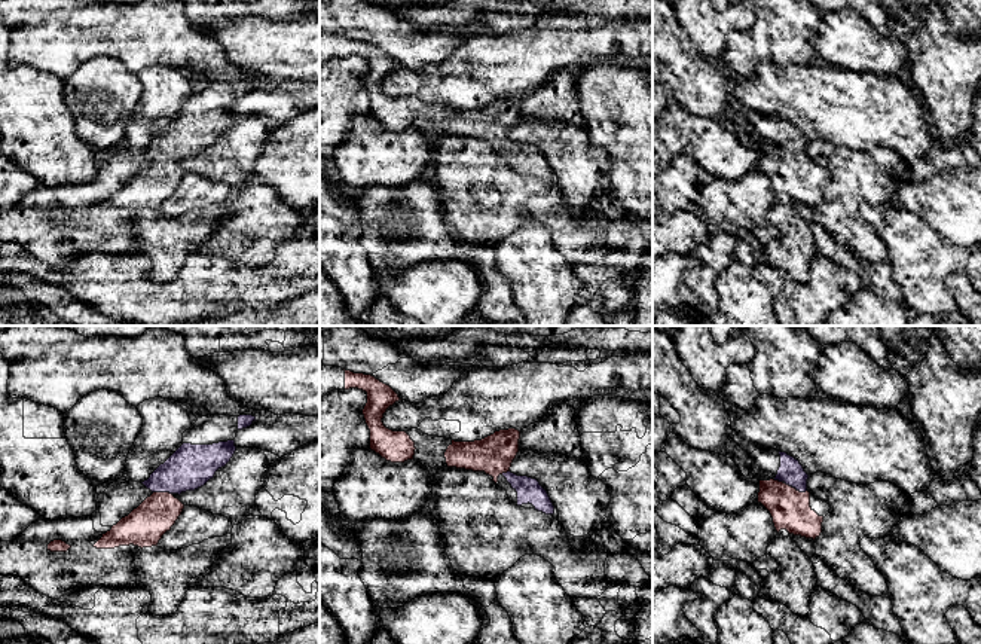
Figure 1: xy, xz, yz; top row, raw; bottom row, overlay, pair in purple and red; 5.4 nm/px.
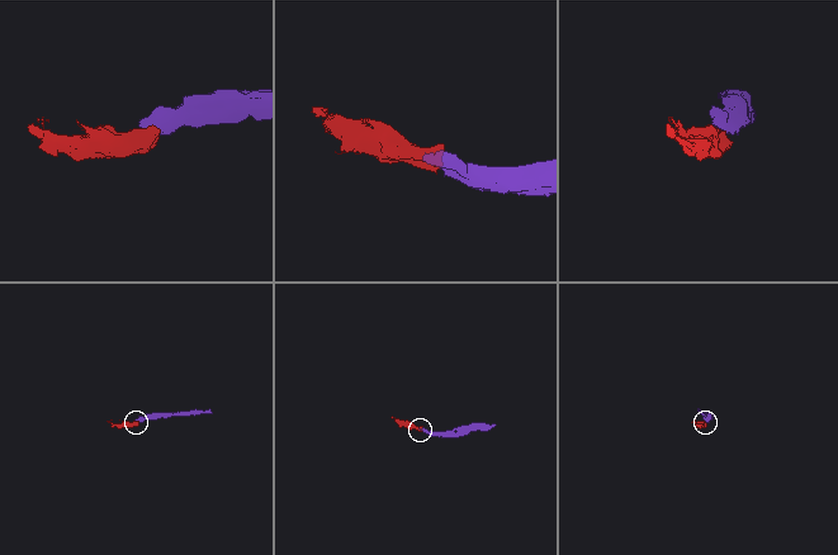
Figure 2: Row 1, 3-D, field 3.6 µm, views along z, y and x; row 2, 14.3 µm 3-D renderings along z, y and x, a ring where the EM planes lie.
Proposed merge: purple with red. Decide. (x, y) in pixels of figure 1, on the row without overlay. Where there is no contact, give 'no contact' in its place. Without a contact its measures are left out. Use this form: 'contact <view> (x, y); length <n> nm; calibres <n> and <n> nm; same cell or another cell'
contact yz (795, 155); length 130 nm; calibres 140 and 220 nm; same cell

